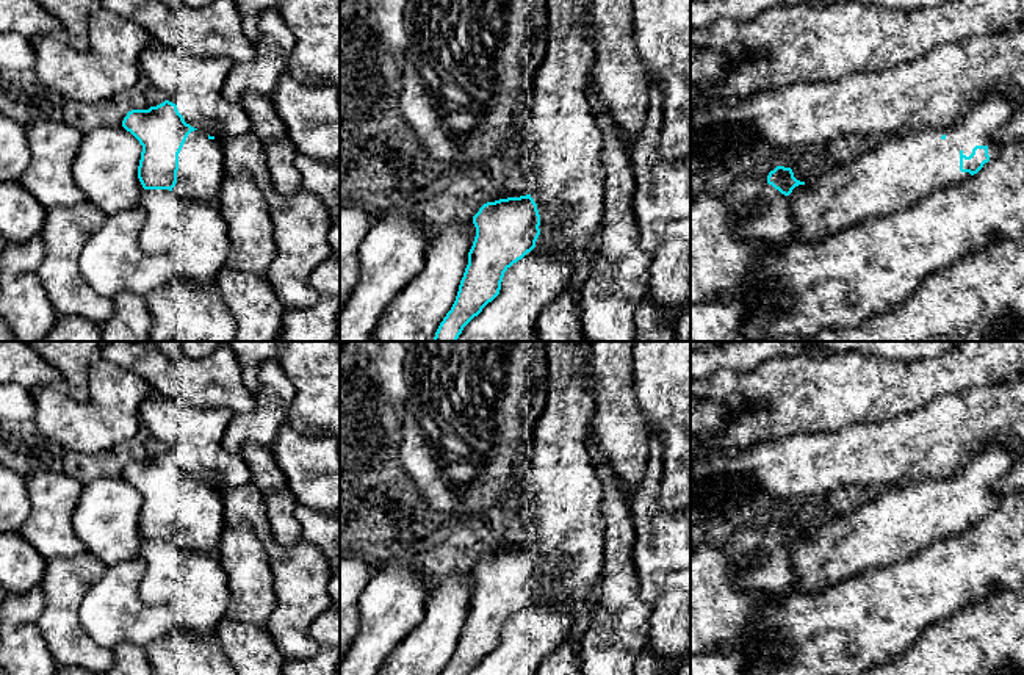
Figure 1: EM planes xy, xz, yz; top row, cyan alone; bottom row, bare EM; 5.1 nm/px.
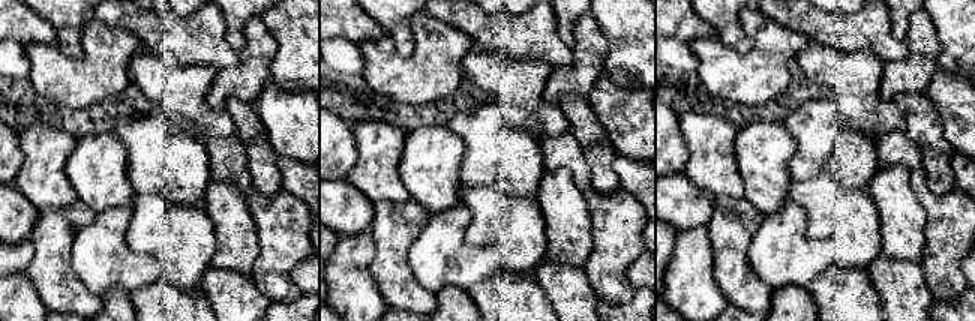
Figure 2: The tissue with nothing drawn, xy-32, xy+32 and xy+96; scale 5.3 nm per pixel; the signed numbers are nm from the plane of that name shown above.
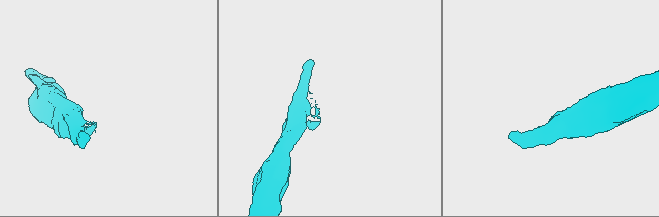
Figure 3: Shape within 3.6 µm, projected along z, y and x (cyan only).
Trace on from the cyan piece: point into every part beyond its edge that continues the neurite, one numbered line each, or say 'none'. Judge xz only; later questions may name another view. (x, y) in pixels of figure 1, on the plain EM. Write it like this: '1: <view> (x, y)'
1: xz (530, 636)

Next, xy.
1: xy (201, 522)

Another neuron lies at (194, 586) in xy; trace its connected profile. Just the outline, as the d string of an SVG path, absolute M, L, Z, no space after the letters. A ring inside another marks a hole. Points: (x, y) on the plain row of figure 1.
M144 540L141 558L146 562L142 601L169 606L175 628L194 637L215 636L230 603L218 554L186 551L169 540Z

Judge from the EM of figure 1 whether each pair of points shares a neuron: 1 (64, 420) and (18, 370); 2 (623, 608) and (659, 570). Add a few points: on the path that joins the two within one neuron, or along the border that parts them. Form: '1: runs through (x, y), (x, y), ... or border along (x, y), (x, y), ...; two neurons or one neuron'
1: border along (61, 384), (35, 386), (30, 390); two neurons
2: border along (631, 556), (638, 594), (650, 608), (650, 627); two neurons

